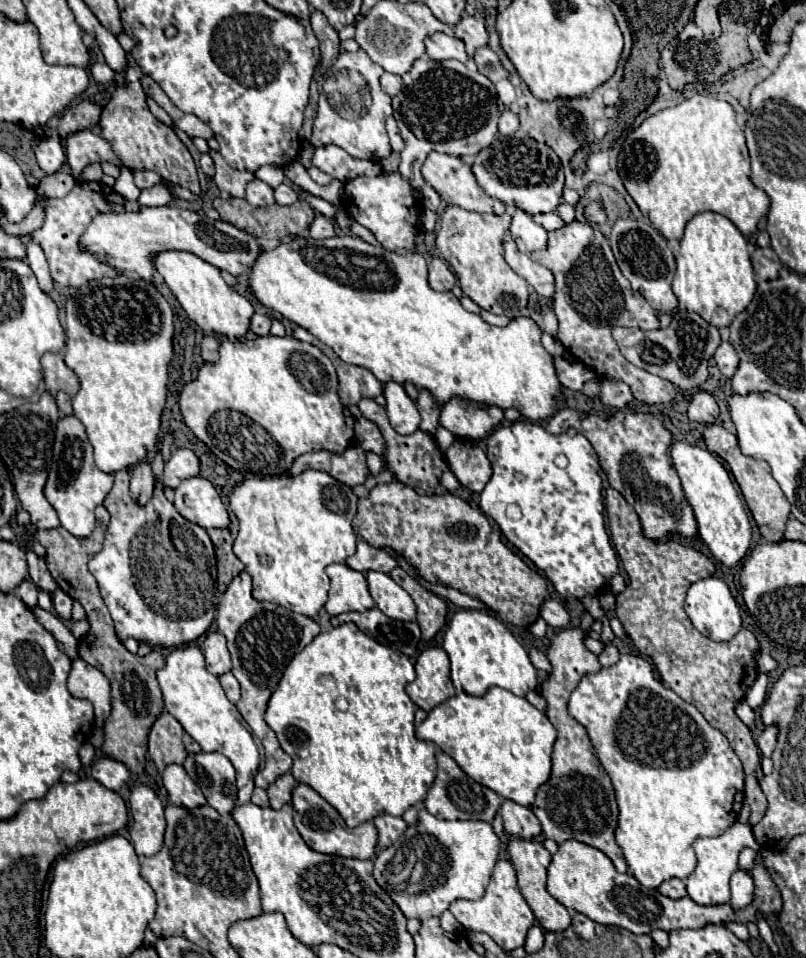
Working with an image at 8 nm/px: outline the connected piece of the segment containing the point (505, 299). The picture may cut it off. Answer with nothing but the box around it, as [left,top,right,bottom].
[436,206,528,318]

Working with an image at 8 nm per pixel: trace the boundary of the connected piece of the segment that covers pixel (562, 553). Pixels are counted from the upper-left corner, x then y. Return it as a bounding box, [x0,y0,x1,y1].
[480,420,618,600]

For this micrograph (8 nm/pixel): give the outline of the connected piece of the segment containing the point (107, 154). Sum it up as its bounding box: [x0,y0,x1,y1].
[66,130,120,178]

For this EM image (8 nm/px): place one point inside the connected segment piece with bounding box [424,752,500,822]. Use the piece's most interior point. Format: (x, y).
(453, 796)

